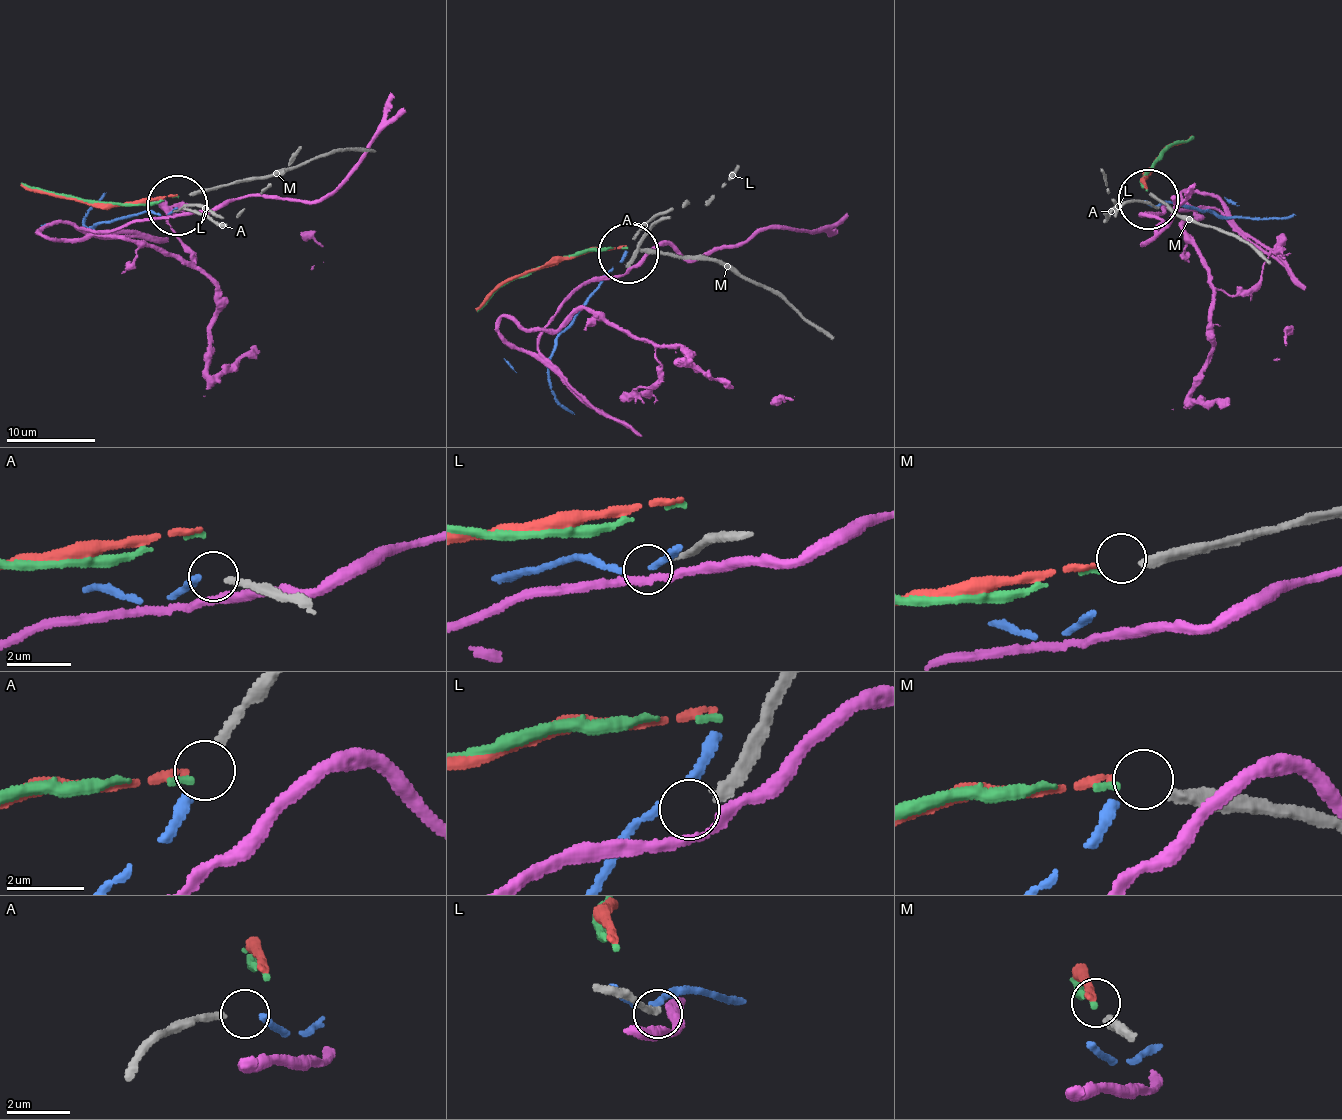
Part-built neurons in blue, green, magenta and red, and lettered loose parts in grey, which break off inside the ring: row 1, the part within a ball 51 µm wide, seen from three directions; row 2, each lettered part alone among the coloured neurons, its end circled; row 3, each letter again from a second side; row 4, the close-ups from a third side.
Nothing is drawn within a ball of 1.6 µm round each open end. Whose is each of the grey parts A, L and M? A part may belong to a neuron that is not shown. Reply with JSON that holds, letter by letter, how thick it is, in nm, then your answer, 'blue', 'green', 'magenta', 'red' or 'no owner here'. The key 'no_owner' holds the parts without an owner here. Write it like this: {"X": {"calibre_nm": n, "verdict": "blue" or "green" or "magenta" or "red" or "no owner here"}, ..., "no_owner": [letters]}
{"A": {"calibre_nm": 220, "verdict": "blue"}, "L": {"calibre_nm": 200, "verdict": "no owner here"}, "M": {"calibre_nm": 320, "verdict": "red"}, "no_owner": ["L"]}

